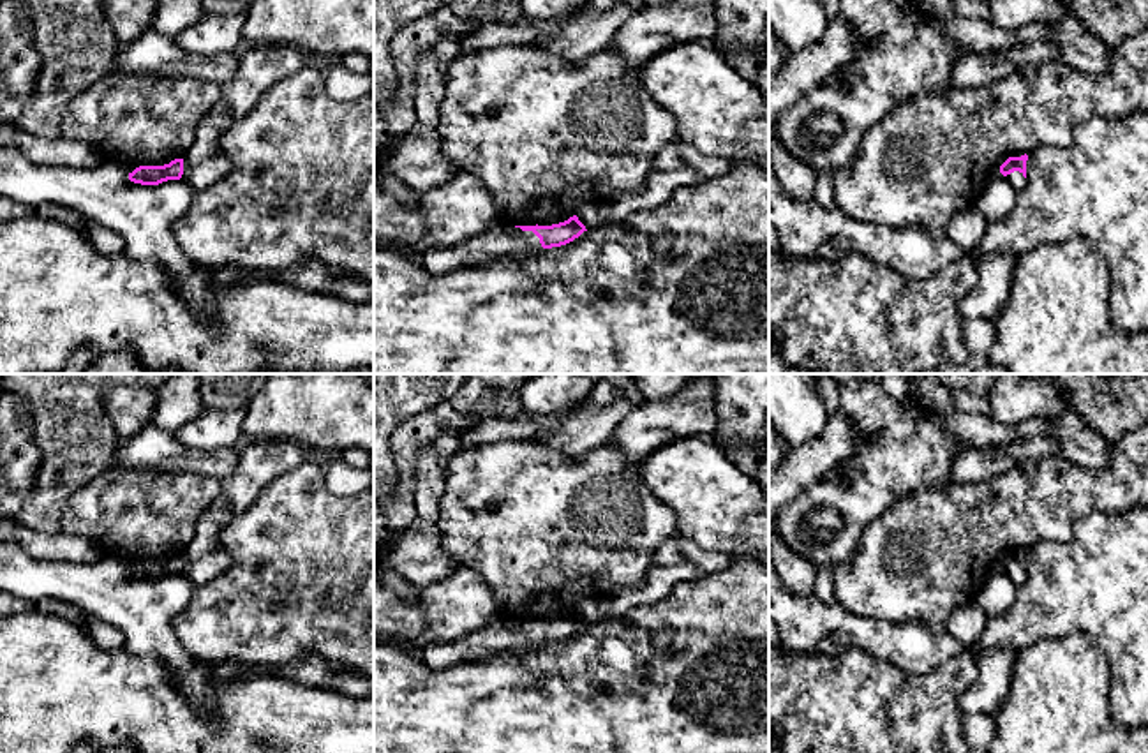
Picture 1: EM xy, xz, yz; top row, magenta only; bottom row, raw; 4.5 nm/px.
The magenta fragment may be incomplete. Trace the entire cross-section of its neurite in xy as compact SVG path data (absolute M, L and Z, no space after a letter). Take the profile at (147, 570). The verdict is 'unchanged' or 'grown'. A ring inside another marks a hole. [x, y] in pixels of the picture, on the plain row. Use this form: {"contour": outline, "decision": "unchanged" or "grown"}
{"contour": "M217 547L208 554L190 559L183 554L175 554L164 561L139 561L129 568L129 575L141 580L159 580L168 575L183 575L194 585L208 584L226 573L233 564L227 548Z", "decision": "grown"}

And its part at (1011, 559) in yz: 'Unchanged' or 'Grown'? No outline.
Grown

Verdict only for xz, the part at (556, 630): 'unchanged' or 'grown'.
grown

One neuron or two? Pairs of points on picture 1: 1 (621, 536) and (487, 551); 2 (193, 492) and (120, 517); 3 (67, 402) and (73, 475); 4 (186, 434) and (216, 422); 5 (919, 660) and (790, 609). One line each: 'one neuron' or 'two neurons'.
1: one neuron
2: one neuron
3: one neuron
4: one neuron
5: one neuron

